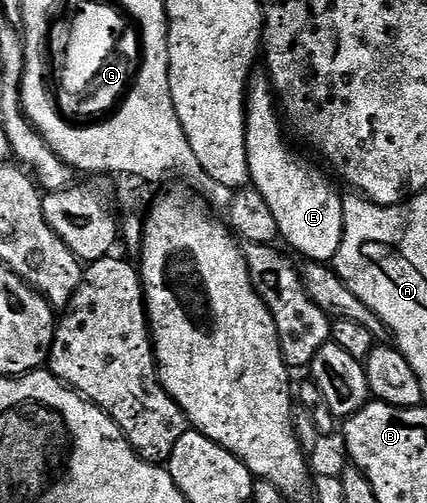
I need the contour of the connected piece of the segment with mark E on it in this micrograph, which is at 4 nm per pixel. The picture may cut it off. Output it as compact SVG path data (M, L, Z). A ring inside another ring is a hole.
M254 74L248 80L245 96L245 148L249 182L259 193L263 193L263 201L271 205L271 213L275 213L275 221L279 225L280 238L286 239L302 255L302 260L332 264L343 241L345 222L342 196L337 196L336 189L329 184L328 174L325 176L319 168L300 159L285 144L273 88L268 74L260 74Z

